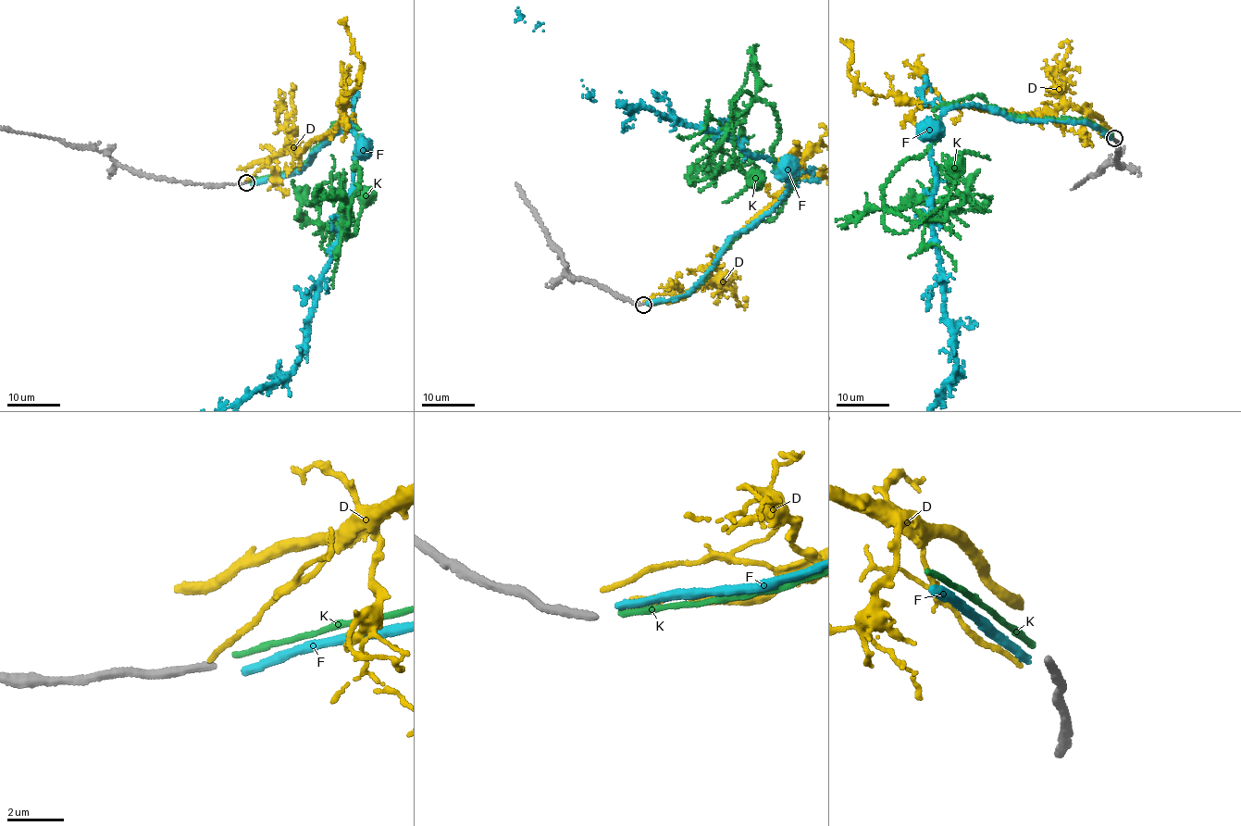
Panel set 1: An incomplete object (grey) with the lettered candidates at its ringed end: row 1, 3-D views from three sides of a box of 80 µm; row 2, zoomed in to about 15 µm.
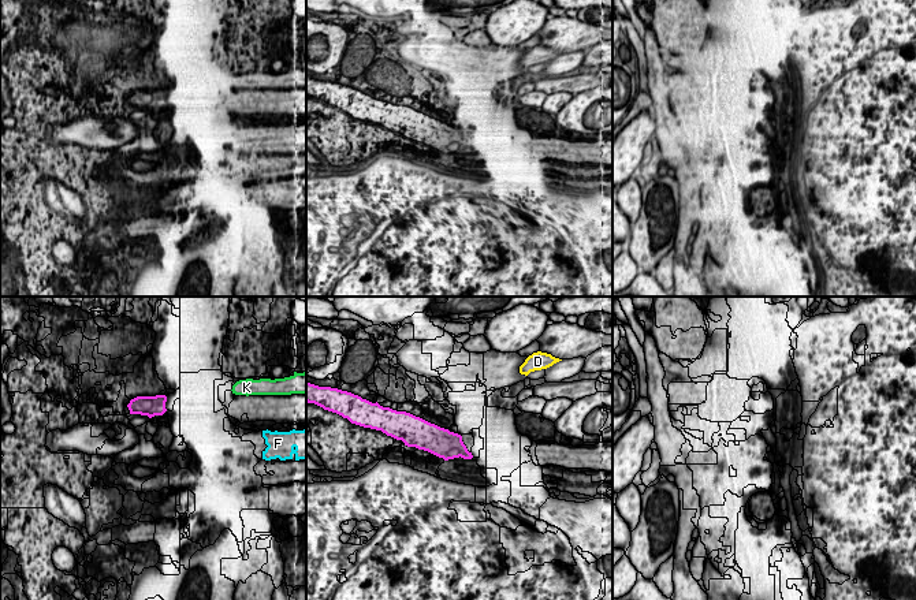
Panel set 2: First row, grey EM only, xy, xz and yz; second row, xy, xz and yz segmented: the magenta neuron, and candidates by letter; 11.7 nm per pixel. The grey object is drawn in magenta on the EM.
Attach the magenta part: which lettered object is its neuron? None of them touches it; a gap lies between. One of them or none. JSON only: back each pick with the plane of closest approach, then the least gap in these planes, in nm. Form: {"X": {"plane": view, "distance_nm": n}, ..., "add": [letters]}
{"add": []}

